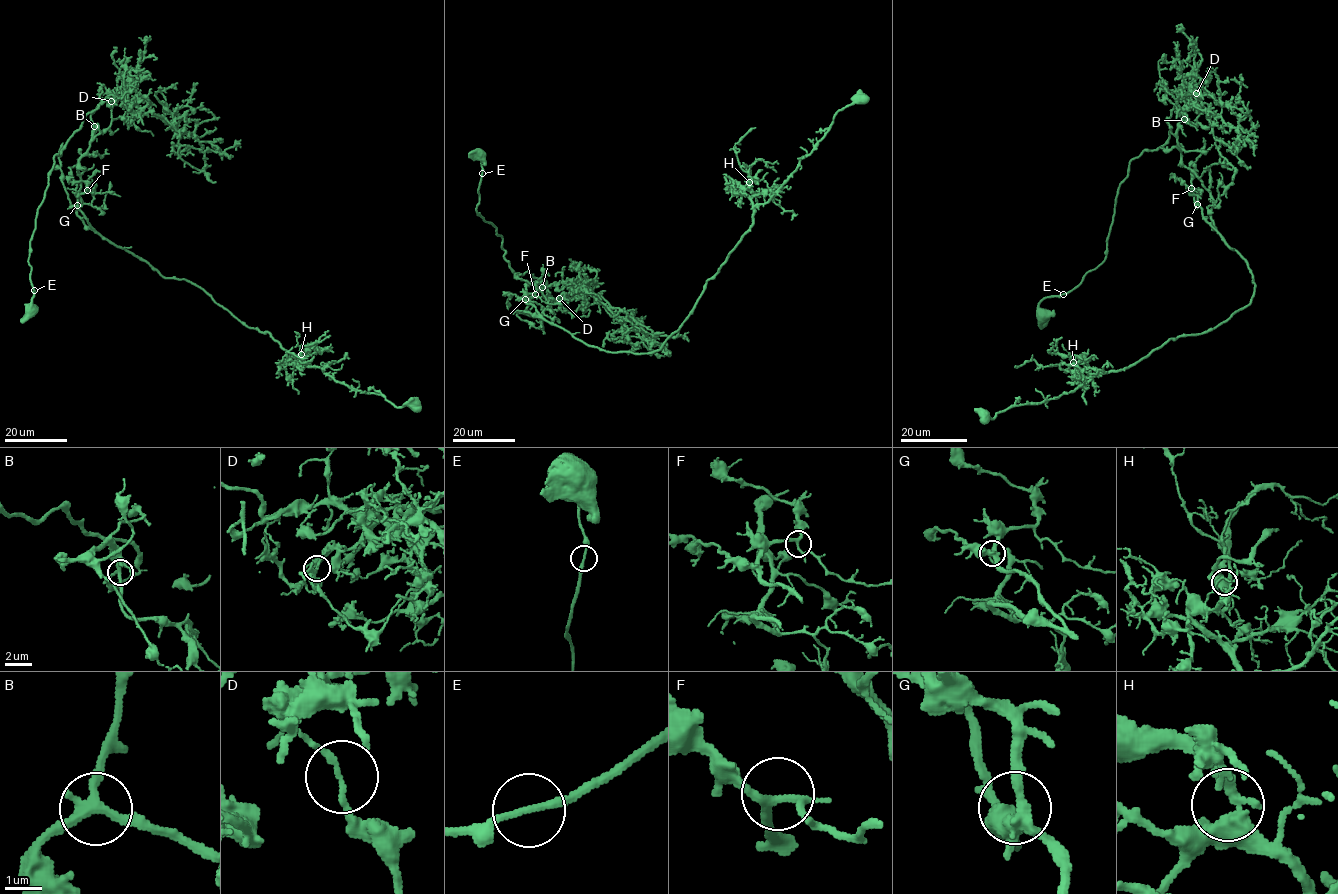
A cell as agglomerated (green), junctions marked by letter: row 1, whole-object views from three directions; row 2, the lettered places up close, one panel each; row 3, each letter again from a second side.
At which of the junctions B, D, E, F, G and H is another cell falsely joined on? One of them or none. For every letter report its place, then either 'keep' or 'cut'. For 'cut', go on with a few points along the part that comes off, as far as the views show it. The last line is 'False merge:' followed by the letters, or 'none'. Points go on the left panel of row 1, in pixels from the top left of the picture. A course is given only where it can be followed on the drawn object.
B: (94, 126) | keep
D: (111, 101) | cut | (111, 101), (111, 122), (94, 126), (78, 169), (86, 225), (335, 380), (420, 410)
E: (34, 290) | keep
F: (87, 190) | keep
G: (77, 205) | keep
H: (301, 354) | keep
False merge: D

